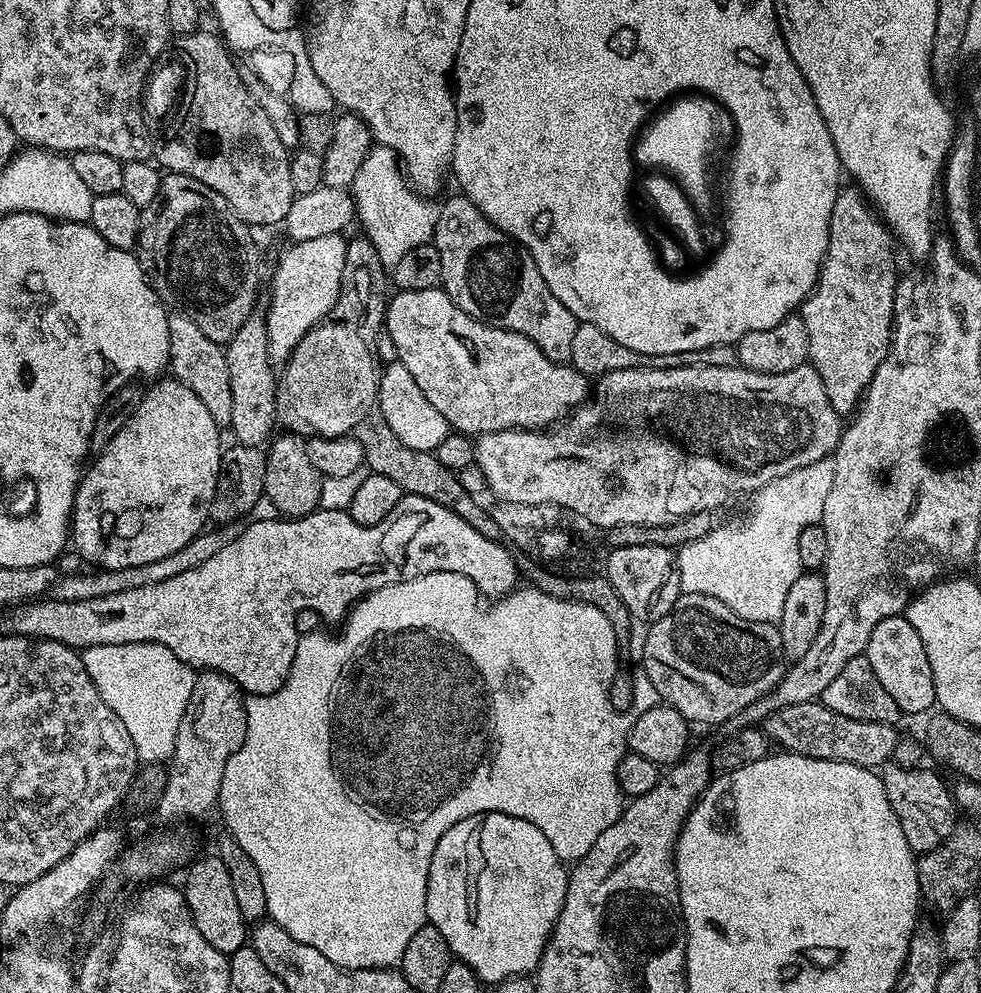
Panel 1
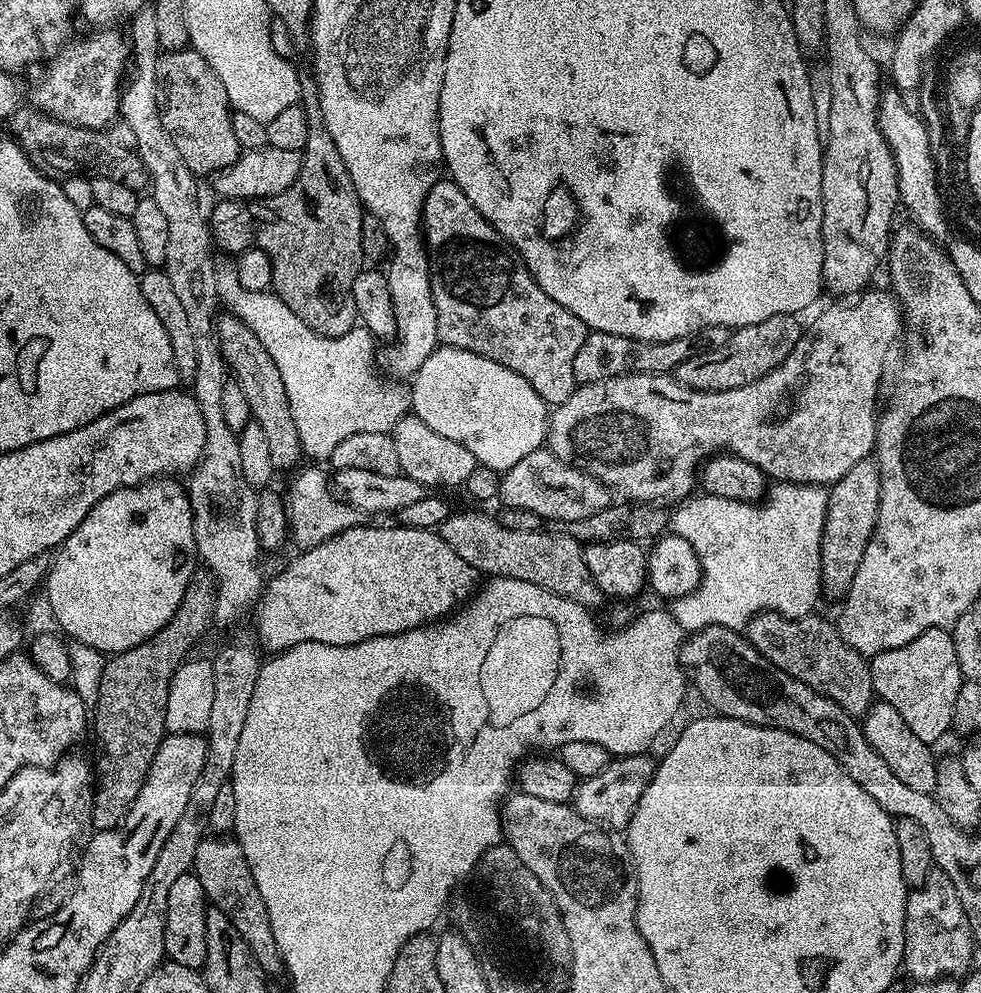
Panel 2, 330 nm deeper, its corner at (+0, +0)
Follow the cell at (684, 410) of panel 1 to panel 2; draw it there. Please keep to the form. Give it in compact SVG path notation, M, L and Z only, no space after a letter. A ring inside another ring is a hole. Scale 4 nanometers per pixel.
M884 290L884 292L872 291L851 292L849 296L841 296L832 302L836 304L830 305L809 328L807 325L798 346L794 346L794 350L790 350L788 357L777 368L770 370L770 374L766 374L746 386L738 386L734 390L718 390L717 392L694 390L681 384L675 375L663 372L626 374L618 378L606 378L602 382L581 384L574 390L574 394L570 394L570 398L566 398L566 402L557 404L551 409L546 447L563 464L571 464L573 468L579 468L581 472L590 474L595 480L605 484L617 497L628 502L683 501L693 491L691 488L697 487L700 465L709 456L722 452L728 452L746 462L754 462L754 466L758 466L758 470L762 470L765 476L776 482L831 486L842 478L842 474L846 474L846 470L850 470L850 466L858 466L858 462L869 459L873 455L876 446L876 421L878 419L876 399L880 396L880 379L884 376L884 352L891 350L892 343L895 342L900 328L902 332L902 313L899 304L896 303L895 296L888 290Z

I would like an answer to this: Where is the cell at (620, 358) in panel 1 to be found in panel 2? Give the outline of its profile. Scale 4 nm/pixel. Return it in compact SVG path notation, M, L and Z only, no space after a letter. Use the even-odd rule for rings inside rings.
M706 326L702 330L694 330L694 334L686 334L682 338L670 338L670 342L642 342L638 338L622 338L622 334L589 331L588 337L584 339L574 358L574 378L577 385L581 385L602 382L606 378L618 378L626 374L651 372L668 374L679 364L686 362L686 358L718 350L718 346L730 342L732 334L733 329L726 326Z

